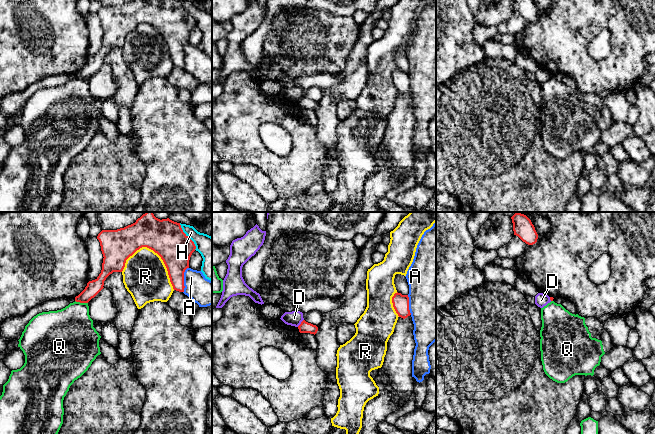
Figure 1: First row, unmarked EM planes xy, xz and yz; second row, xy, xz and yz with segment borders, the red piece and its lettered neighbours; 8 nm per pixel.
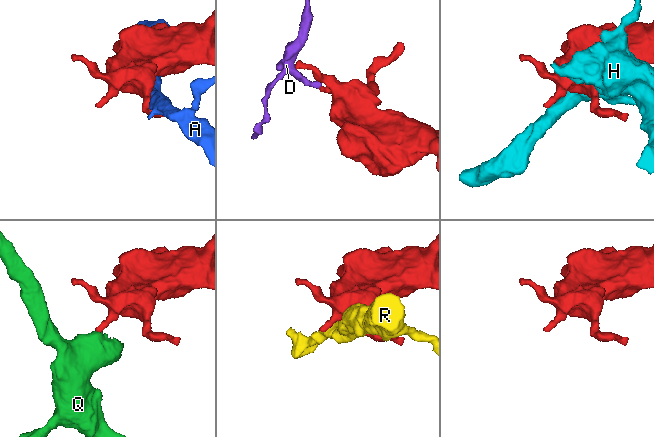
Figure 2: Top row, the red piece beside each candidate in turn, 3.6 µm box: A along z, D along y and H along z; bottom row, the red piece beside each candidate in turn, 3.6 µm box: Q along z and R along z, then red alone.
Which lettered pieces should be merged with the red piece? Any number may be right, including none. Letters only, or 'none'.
none

